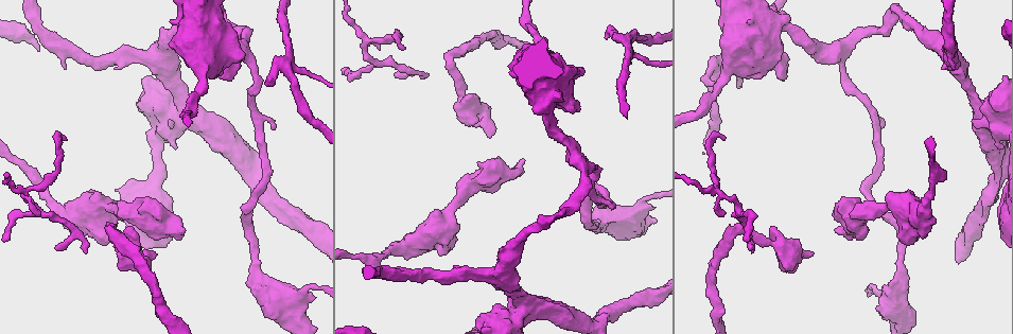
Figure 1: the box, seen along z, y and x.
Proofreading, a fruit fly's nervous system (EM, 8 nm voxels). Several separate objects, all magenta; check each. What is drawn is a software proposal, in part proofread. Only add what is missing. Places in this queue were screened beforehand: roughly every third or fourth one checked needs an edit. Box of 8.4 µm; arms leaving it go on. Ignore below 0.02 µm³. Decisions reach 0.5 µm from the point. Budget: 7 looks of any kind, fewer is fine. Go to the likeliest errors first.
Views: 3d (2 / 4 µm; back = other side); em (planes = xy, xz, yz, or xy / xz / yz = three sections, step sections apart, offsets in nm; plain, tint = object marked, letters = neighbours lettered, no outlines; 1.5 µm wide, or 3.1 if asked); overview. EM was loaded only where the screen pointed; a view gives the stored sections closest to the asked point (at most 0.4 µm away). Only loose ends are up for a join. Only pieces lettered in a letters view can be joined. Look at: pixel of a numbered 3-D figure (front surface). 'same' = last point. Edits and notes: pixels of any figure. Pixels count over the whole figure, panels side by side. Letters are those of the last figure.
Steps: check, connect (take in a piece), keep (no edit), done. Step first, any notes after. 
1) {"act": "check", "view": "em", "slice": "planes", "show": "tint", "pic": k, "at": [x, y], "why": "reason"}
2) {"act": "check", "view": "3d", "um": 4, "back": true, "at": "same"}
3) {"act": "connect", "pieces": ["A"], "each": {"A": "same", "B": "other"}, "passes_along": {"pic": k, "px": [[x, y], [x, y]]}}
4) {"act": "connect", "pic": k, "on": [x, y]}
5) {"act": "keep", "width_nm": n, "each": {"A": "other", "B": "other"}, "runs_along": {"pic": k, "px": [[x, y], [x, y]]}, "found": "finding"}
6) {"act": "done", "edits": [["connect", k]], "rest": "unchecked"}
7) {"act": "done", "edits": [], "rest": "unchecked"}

{"act": "check", "view": "em", "slice": "xy", "step": 4, "show": "tint", "pic": 1, "at": [898, 237], "why": "free end"}

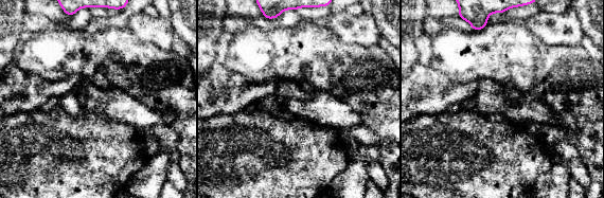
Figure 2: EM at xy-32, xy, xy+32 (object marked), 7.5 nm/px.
{"act": "check", "view": "em", "slice": "planes", "show": "tint", "at": "same"}

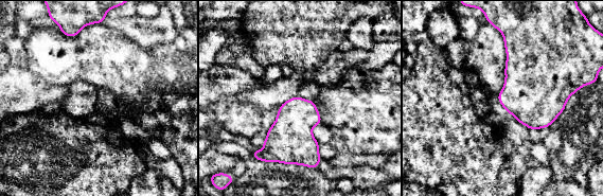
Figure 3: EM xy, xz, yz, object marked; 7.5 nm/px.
{"act": "check", "view": "em", "slice": "planes", "show": "letters", "at": "same", "why": "see the neighbours"}

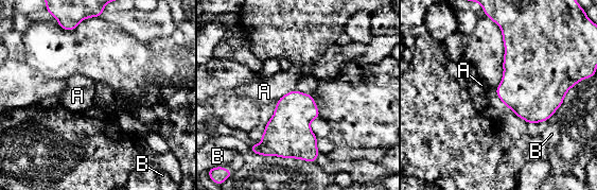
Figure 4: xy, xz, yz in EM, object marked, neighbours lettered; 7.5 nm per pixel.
{"act": "keep", "longest_contact_nm": ["A", 160], "each": {"A": "other", "B": "other"}, "found": "none of them fits"}

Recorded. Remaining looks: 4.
{"act": "check", "view": "em", "slice": "planes", "show": "letters", "pic": 1, "at": [838, 232]}

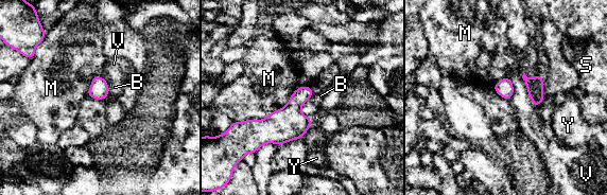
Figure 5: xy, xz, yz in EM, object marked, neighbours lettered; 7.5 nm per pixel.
{"act": "keep", "each": {"B": "other", "M": "other", "S": "other", "V": "other", "Y": "other"}, "border": {"pic": 5, "px": [[523, 72], [522, 80], [535, 107]]}, "found": "no lettered piece goes on from it"}

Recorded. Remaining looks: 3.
{"act": "check", "view": "em", "slice": "planes", "show": "letters", "pic": 1, "at": [583, 69], "why": "branch stops here"}

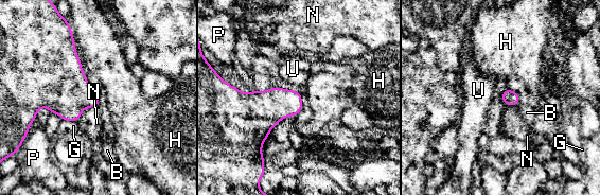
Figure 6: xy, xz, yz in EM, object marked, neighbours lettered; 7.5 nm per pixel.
{"act": "keep", "each": {"B": "other", "G": "other", "H": "other", "N": "other", "P": "other", "U": "other"}, "border": {"pic": 6, "px": [[70, 27], [72, 31]]}, "found": "no lettered piece goes on from it"}

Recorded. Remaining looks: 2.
{"act": "done", "edits": [], "rest": "unchecked"}

